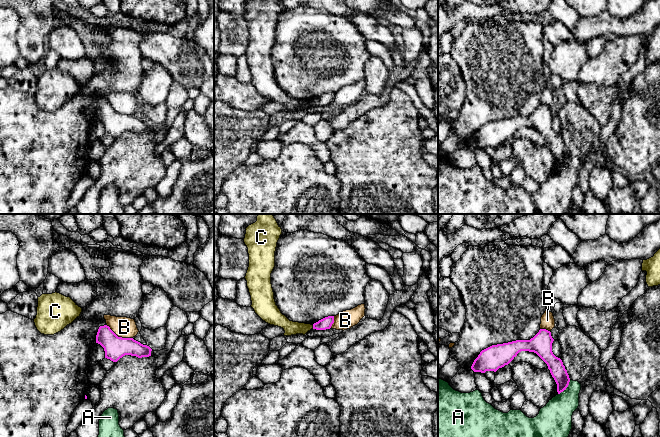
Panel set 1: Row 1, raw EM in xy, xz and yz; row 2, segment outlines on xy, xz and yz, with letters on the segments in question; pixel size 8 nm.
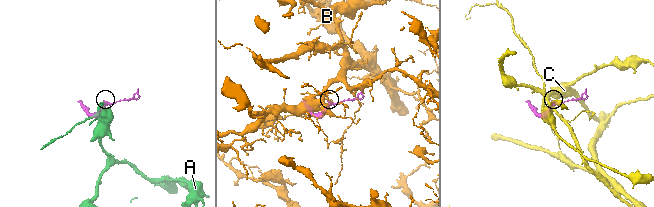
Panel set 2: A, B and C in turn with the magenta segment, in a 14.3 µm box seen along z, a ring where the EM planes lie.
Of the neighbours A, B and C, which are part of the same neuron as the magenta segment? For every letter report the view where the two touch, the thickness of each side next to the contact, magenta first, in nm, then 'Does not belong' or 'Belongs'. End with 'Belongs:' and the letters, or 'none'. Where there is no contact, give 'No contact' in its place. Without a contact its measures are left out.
A: Touches magenta in yz. Thickness 120 nm (magenta) against 260 nm. Does not belong
B: Touches magenta in xy. Thickness 180 nm (magenta) against 170 nm. Does not belong
C: Touches magenta in xz. Thickness 90 nm (magenta) against 110 nm. Does not belong
Belongs: none

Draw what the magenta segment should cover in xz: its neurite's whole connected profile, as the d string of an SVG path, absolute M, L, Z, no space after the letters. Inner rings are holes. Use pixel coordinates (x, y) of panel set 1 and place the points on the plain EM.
M328 92L314 99L313 105L316 106L330 105L333 99L334 99L334 92Z

